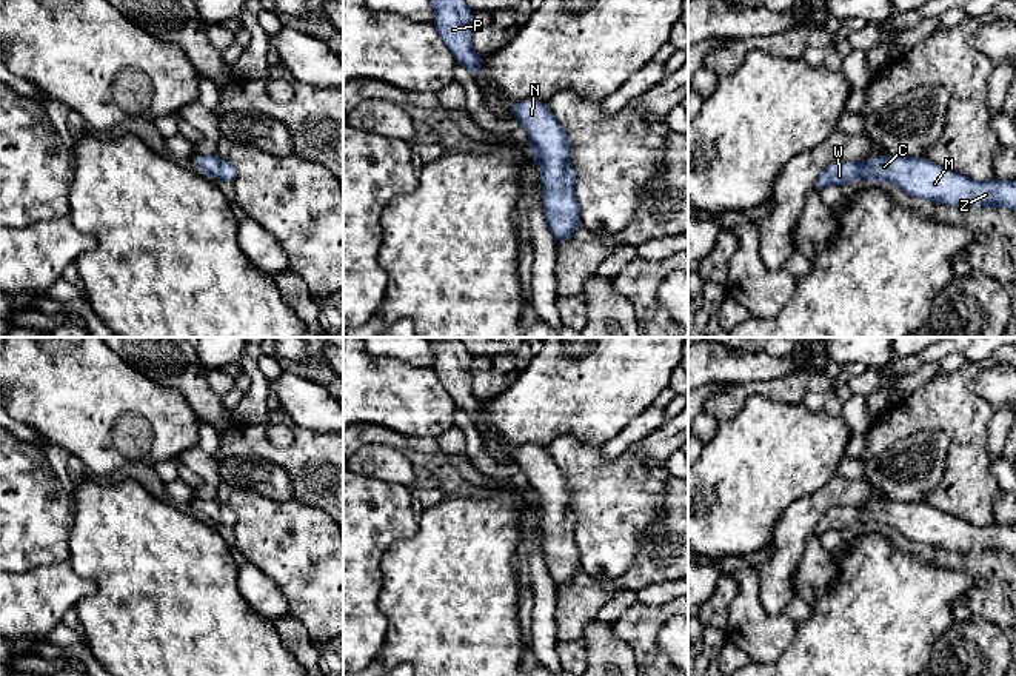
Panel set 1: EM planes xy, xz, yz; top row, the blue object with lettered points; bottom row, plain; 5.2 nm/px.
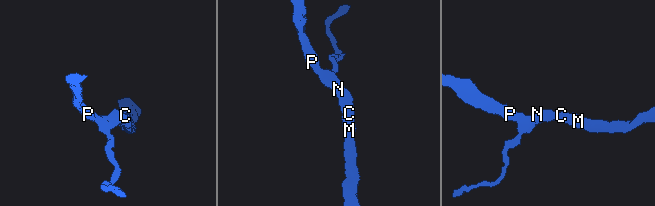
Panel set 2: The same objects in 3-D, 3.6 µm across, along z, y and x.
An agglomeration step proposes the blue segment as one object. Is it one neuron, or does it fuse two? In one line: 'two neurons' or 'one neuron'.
one neuron

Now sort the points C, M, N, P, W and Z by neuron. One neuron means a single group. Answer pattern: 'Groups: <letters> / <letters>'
Groups: C M N P W Z

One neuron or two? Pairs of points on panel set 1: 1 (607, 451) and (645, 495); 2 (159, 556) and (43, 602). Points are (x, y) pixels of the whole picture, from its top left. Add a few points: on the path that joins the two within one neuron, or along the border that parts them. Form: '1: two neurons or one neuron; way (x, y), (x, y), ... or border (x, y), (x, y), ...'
1: two neurons; border (630, 445), (613, 458), (605, 458), (598, 450)
2: two neurons; border (66, 561), (96, 584), (74, 607)

